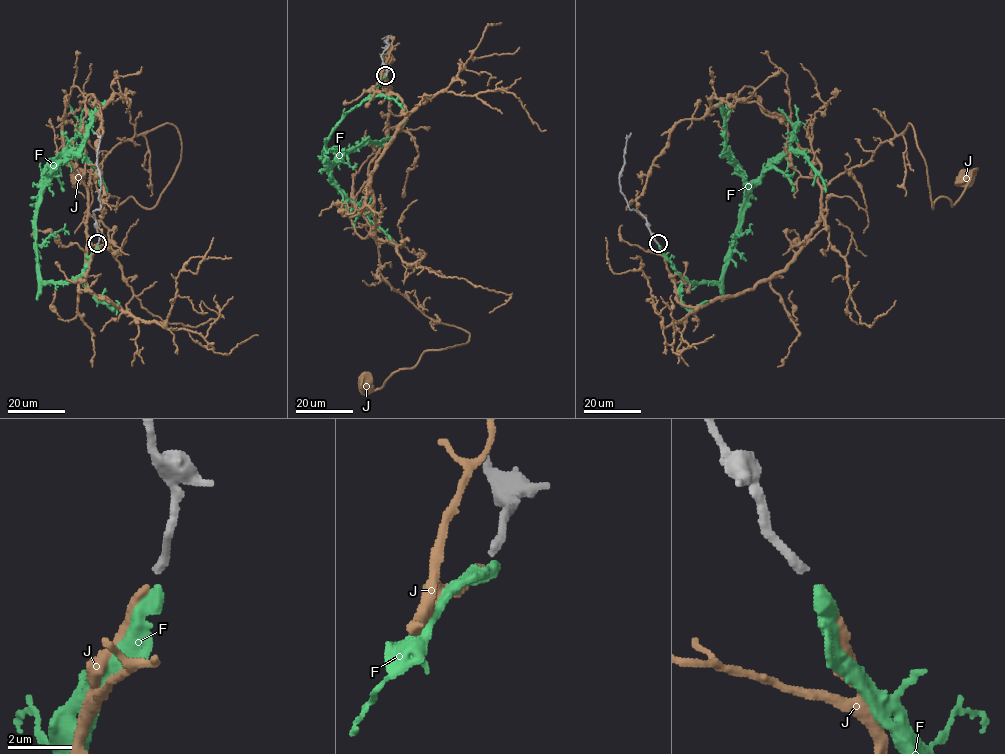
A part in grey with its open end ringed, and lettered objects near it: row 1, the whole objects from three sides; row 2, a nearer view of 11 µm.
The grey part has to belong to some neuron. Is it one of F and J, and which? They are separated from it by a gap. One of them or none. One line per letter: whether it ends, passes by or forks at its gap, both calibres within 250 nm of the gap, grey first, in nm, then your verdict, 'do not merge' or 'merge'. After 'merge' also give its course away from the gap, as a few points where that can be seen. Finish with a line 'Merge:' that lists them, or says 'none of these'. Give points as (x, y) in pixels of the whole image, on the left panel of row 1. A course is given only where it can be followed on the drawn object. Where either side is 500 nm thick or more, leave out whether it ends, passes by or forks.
F: it ends there; 300 nm thick on the grey side, 460 nm on the other; do not merge
J: it ends there; 300 nm thick on the grey side, 280 nm on the other; merge; it runs (97, 245), (87, 287), (119, 306), (82, 282), (91, 167), (178, 130), (152, 208), (76, 177)
Merge: J

